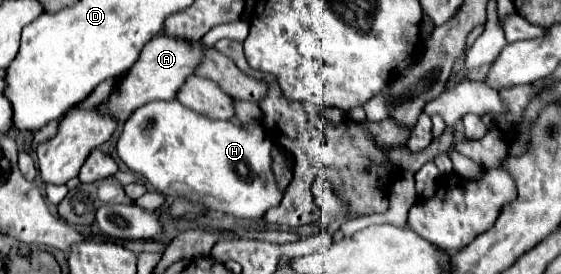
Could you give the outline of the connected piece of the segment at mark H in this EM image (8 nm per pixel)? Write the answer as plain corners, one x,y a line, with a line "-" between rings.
177,99
151,101
139,107
125,121
123,131
117,139
119,159
133,173
139,173
153,191
169,197
185,195
189,201
201,203
211,211
235,215
241,219
261,219
271,207
277,207
281,203
283,191
271,169
271,147
273,143
267,139
263,127
255,123
243,123
241,127
237,127
231,121
207,119
183,107

